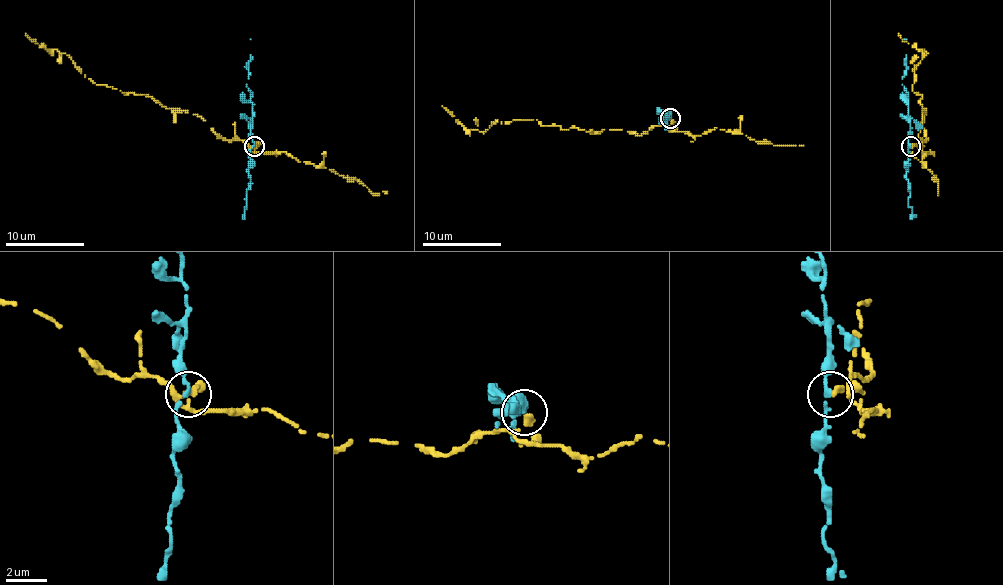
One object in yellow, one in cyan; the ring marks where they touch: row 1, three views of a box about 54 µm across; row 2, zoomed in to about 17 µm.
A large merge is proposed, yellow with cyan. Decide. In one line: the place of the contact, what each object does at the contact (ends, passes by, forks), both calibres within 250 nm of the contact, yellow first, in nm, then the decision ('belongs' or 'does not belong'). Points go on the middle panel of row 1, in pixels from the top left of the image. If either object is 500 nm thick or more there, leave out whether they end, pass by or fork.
at (670, 118); yellow ends there; cyan passes by; 320 nm thick on the yellow side, 190 nm on the other; does not belong

